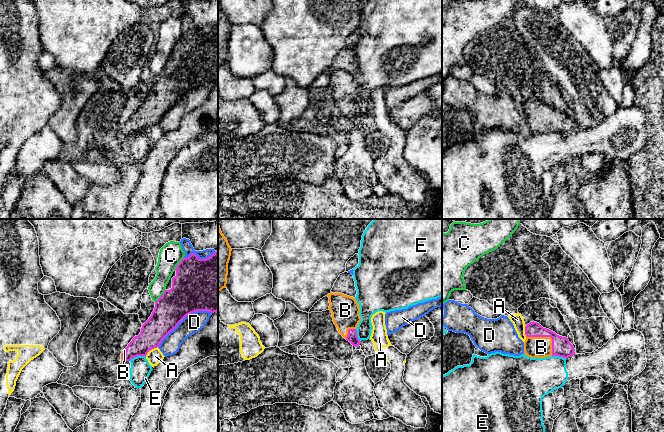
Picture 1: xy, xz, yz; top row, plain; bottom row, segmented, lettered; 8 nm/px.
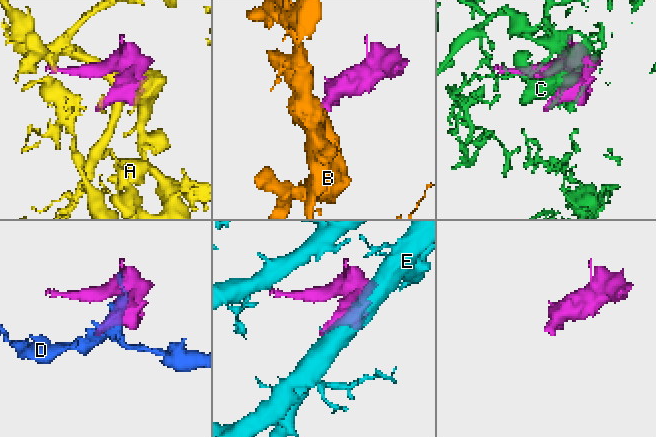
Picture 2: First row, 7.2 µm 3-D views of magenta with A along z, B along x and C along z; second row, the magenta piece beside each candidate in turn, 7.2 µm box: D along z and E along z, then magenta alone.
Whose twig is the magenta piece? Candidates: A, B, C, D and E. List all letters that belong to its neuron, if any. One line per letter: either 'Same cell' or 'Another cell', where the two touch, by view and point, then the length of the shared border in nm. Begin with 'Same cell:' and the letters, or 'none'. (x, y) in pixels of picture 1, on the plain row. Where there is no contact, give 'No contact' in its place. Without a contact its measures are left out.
Same cell: B
A: Another cell. Touches magenta at xy (150, 125). Shared border 130 nm
B: Same cell. Touches magenta at yz (547, 112). Shared border 260 nm
C: Another cell. Touches magenta at xy (179, 39). Shared border 130 nm
D: Another cell. Touches magenta at xy (183, 94). Shared border 500 nm
E: Another cell. Touches magenta at xy (137, 131). Shared border 140 nm

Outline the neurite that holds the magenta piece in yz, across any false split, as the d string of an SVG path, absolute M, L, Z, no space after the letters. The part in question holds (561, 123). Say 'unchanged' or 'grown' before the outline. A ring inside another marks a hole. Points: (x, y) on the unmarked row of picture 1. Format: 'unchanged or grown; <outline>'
grown; M533 97L525 102L525 111L524 130L528 133L559 132L568 134L575 130L574 123L568 114L543 104L537 98Z

